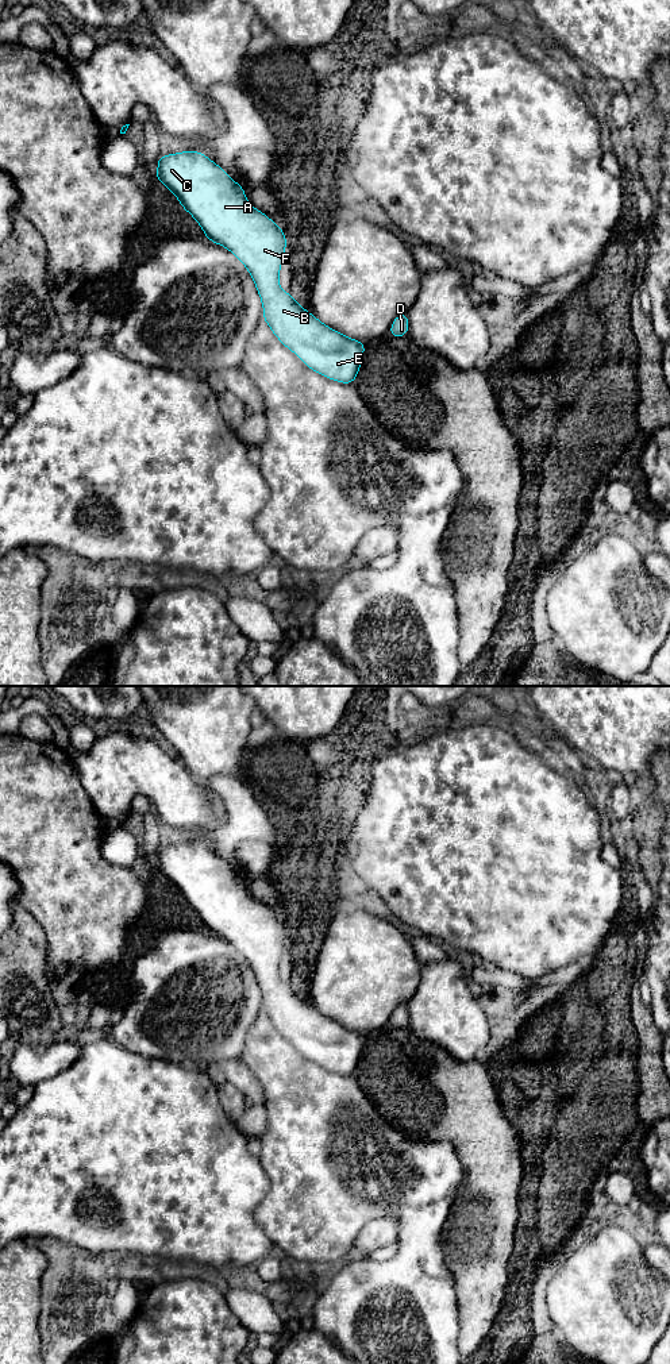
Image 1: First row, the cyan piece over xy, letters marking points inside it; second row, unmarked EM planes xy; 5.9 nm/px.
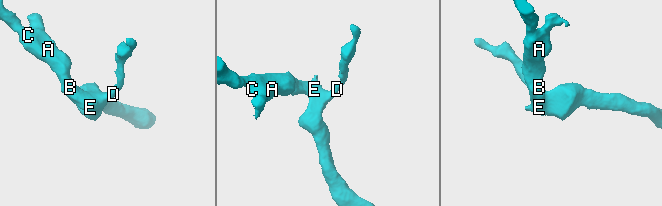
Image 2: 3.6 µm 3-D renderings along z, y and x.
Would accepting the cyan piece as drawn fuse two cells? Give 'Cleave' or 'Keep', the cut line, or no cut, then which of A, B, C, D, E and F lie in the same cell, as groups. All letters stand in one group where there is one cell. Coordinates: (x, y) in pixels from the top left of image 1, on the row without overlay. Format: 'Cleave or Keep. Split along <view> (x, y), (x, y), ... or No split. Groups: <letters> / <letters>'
Keep. No split. Groups: A B C D E F

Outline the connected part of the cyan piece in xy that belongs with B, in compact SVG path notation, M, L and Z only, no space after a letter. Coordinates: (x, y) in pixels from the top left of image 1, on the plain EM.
M188 841L161 847L157 855L155 871L174 885L181 898L200 916L205 929L228 940L246 958L263 997L262 1010L278 1032L311 1061L340 1075L354 1075L366 1034L350 1030L327 1018L280 979L278 964L286 940L284 922L265 905L253 899L246 891L243 878L232 872L219 856L203 844Z

